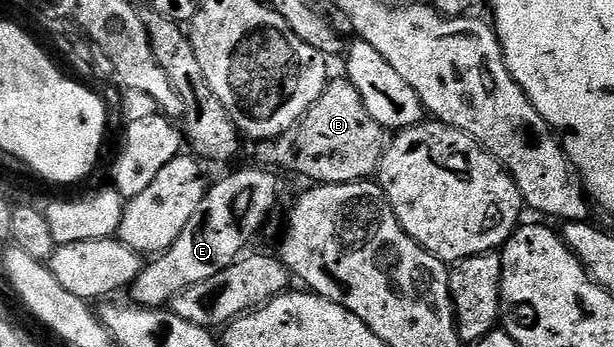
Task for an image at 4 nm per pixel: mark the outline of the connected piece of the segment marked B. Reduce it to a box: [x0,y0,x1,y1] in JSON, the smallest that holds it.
[254,75,389,185]

